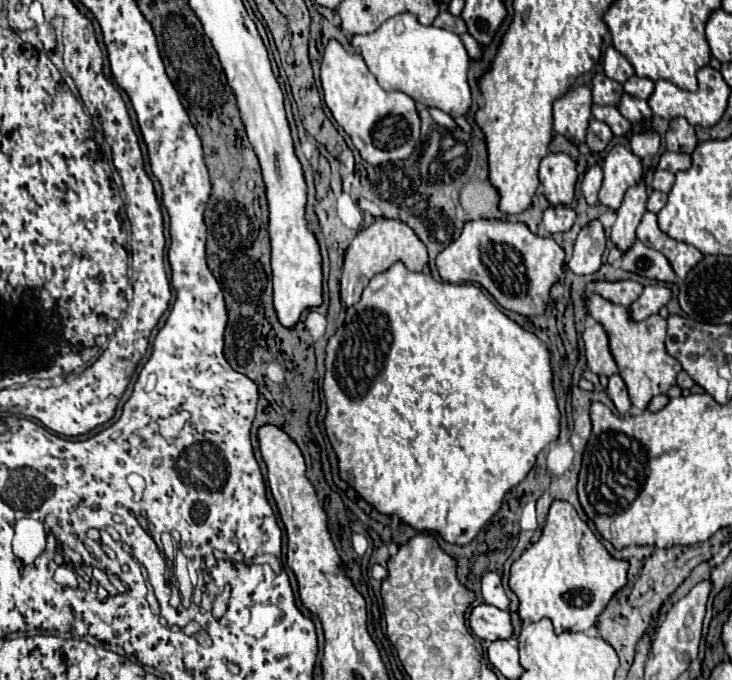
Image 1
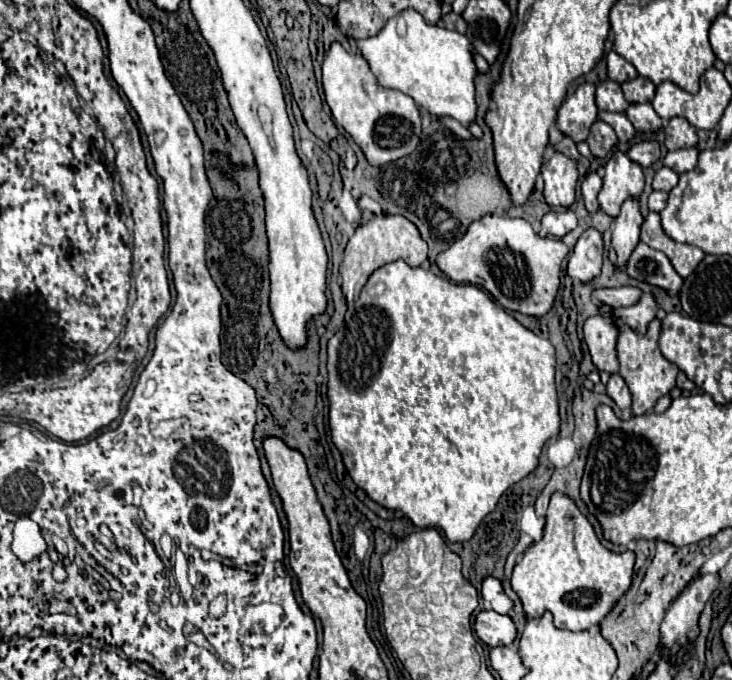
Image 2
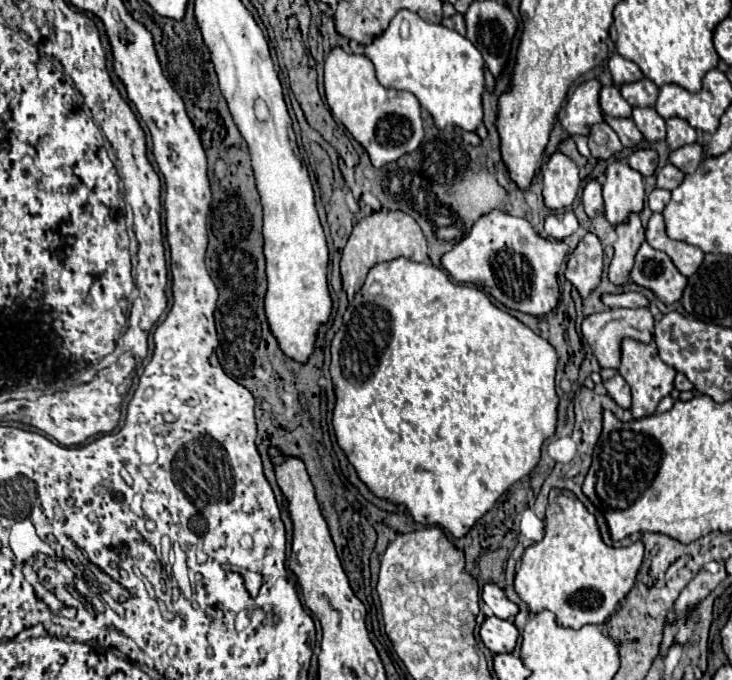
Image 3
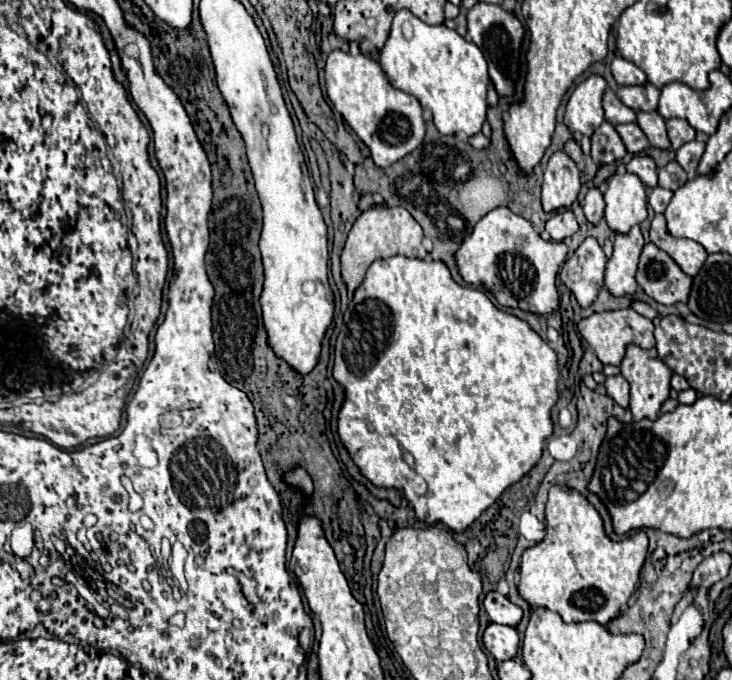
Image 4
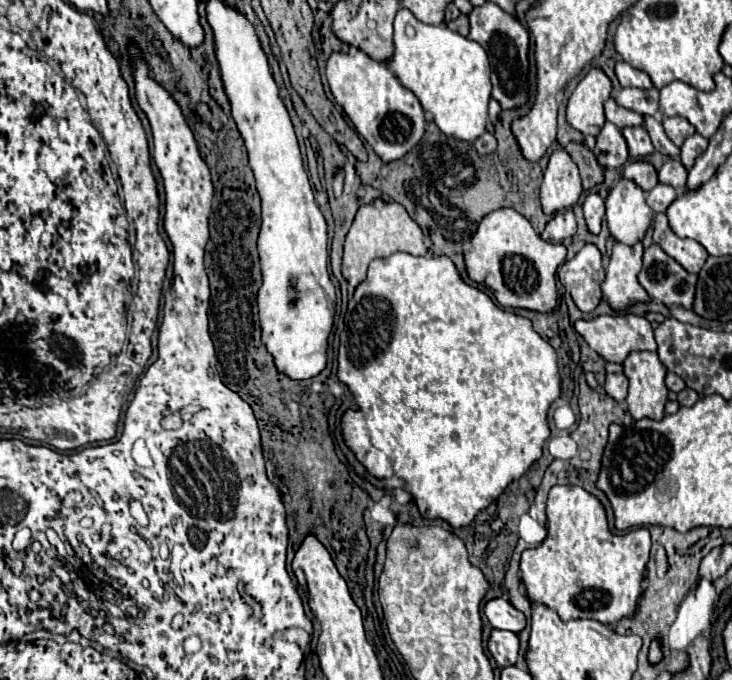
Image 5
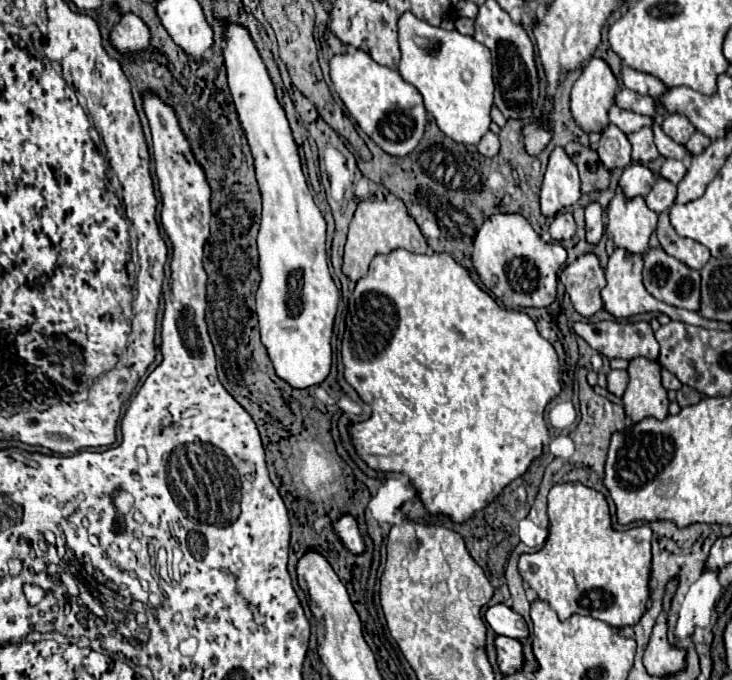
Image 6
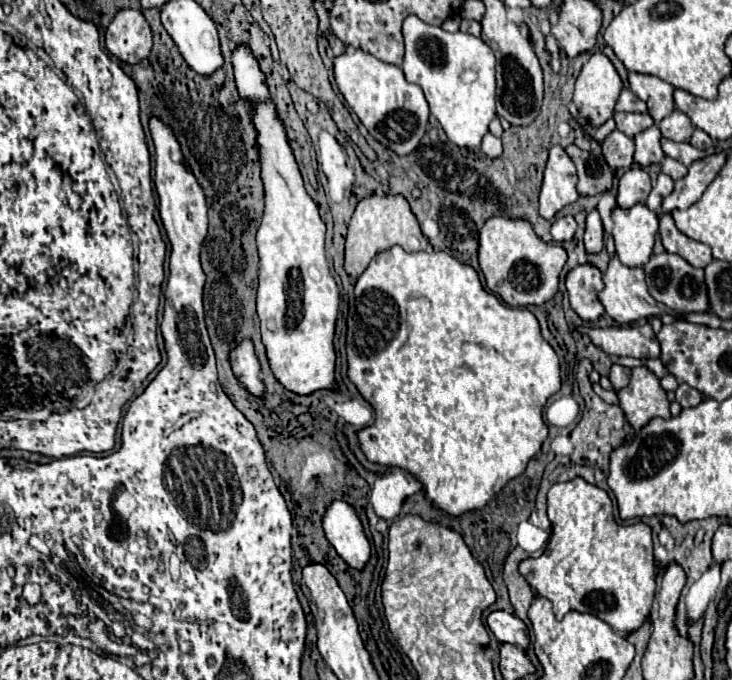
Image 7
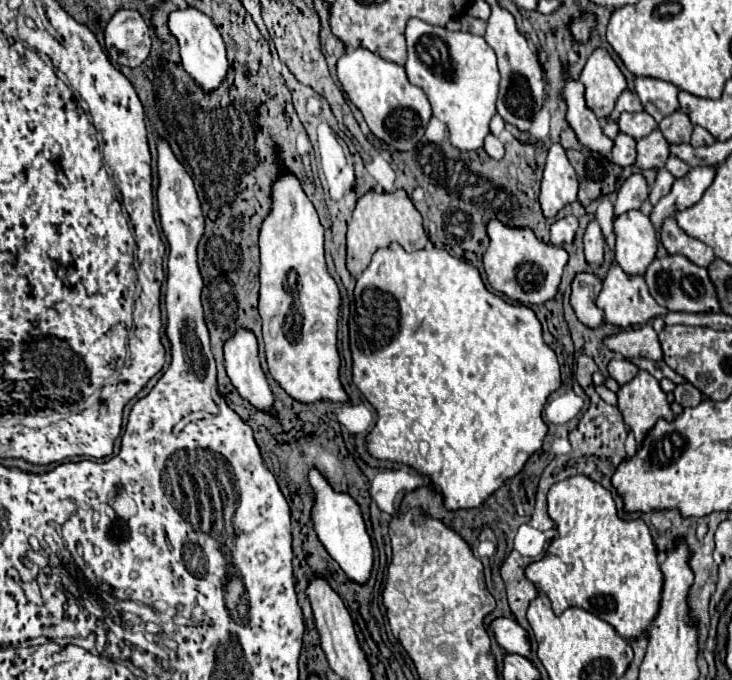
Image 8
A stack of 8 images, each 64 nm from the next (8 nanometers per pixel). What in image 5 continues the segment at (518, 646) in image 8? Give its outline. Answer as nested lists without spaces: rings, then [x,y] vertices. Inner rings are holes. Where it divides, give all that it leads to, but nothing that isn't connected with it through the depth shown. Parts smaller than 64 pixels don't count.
[[[496,598],[490,600],[484,608],[484,614],[488,618],[488,622],[492,624],[492,628],[496,630],[508,630],[514,634],[520,634],[526,628],[526,618],[520,610],[516,610],[508,600],[504,598]]]

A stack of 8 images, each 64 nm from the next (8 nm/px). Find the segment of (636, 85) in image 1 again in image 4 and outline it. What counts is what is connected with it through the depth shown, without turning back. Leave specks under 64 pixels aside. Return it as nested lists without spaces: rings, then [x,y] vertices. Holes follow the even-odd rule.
[[[652,84],[644,86],[622,86],[618,88],[616,96],[634,112],[656,112],[660,90]]]

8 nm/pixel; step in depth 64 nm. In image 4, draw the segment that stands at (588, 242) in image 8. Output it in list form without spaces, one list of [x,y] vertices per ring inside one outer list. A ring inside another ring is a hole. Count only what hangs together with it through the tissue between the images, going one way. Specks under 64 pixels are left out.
[[[590,188],[584,198],[584,216],[588,222],[598,224],[604,216],[604,198],[598,188]]]

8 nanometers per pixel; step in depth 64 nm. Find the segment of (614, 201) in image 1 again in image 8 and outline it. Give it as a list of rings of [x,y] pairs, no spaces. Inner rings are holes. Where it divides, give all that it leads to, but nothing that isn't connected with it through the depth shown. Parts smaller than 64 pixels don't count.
[[[630,210],[614,220],[616,264],[628,276],[642,276],[656,258],[658,240],[650,218],[640,210]]]

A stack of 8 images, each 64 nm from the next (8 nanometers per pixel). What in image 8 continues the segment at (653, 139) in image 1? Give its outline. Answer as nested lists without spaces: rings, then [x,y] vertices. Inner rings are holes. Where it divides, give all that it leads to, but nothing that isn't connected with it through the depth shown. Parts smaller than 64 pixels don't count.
[[[632,174],[622,188],[618,190],[618,198],[614,204],[614,216],[622,216],[624,212],[638,210],[644,200],[648,200],[648,186],[640,174]]]

